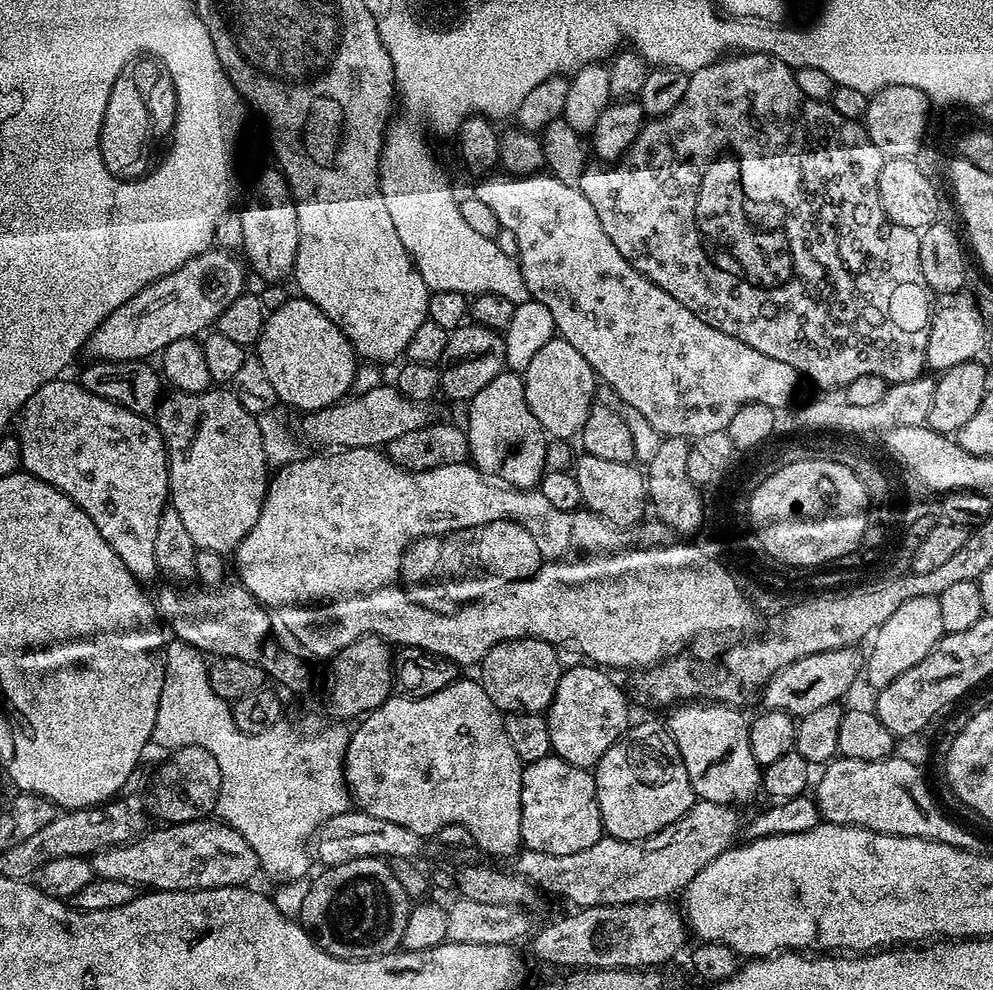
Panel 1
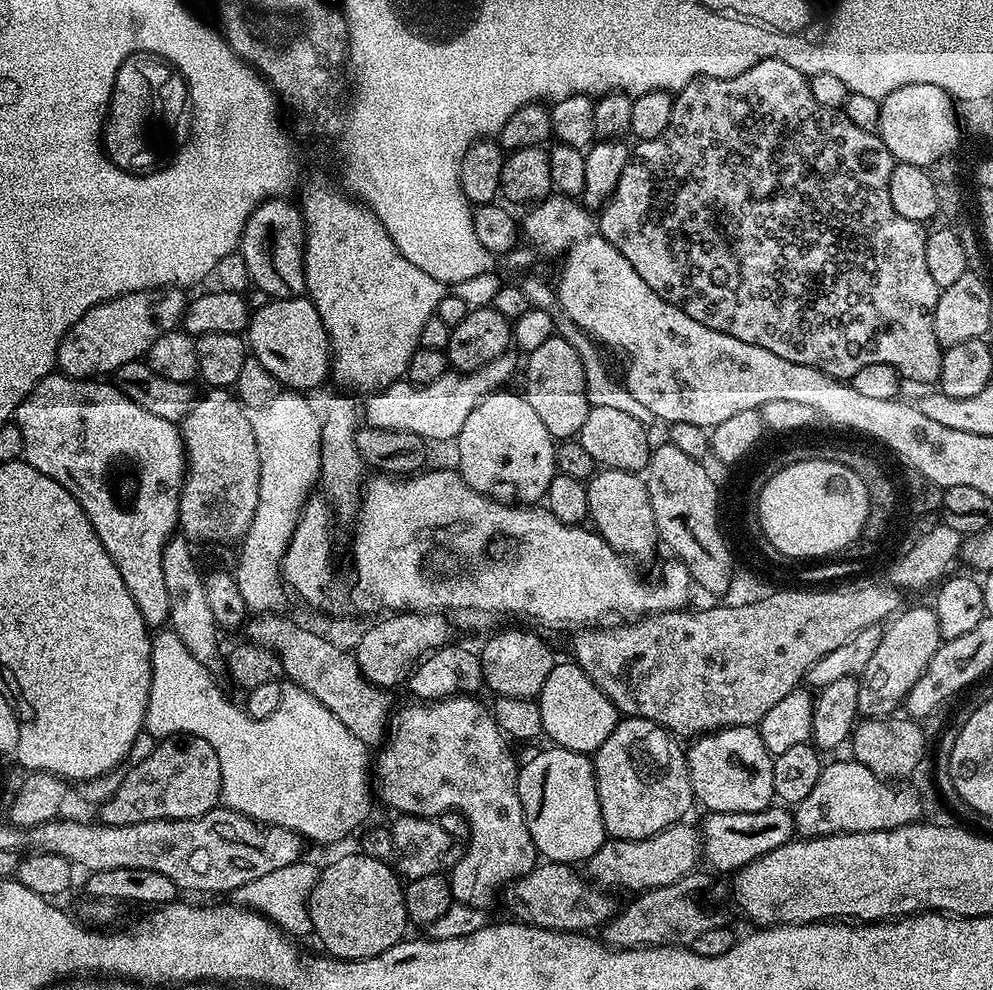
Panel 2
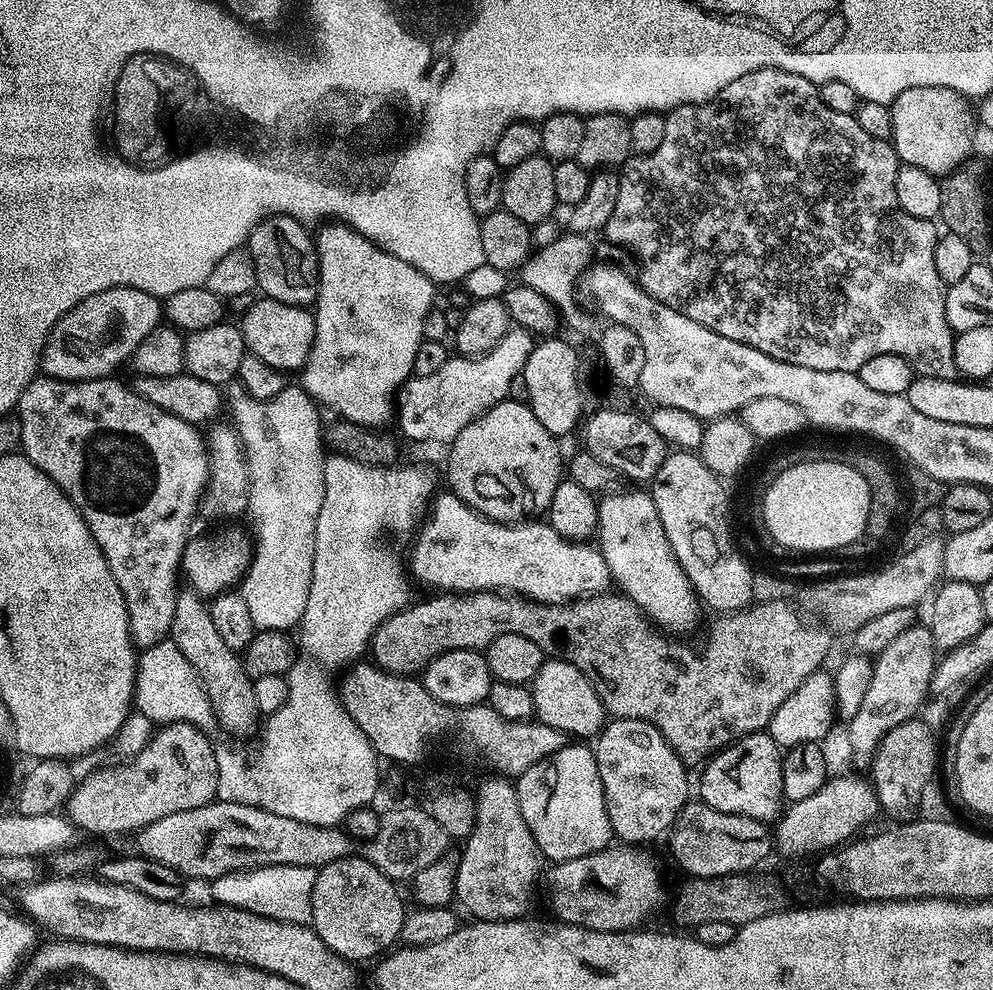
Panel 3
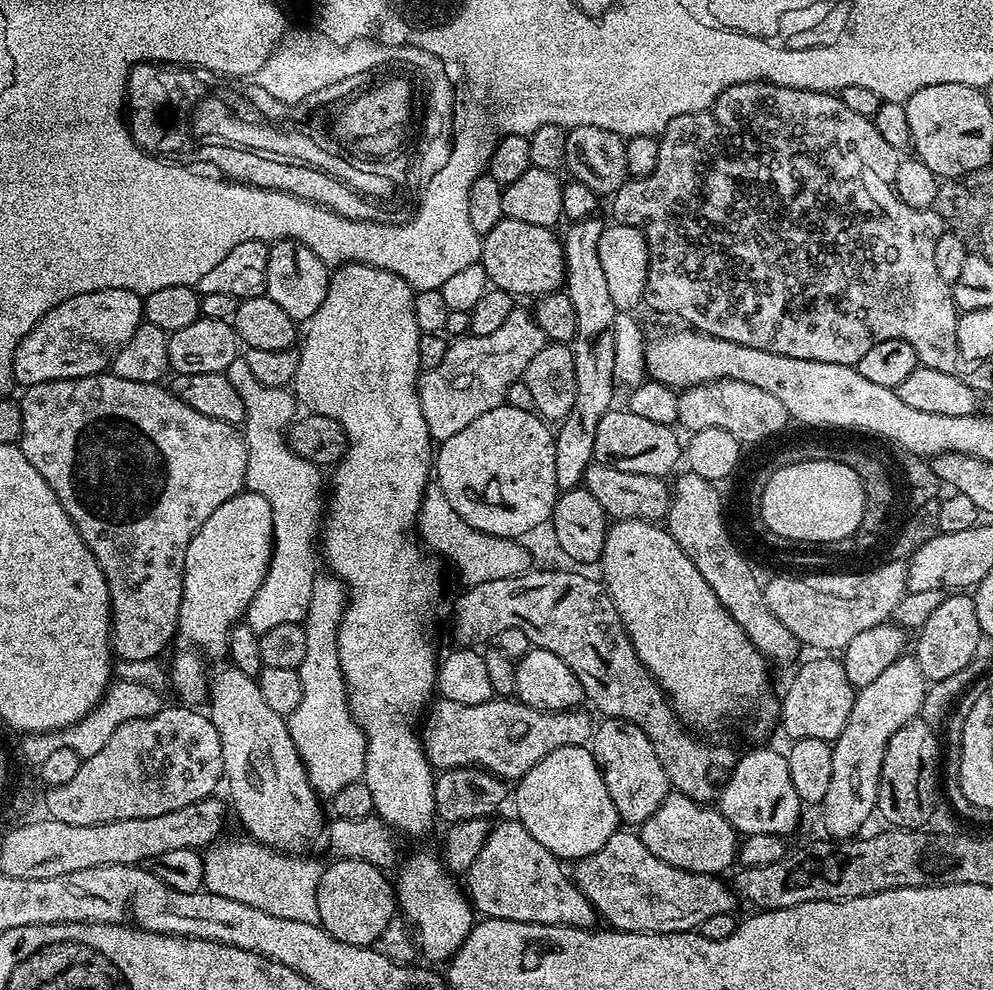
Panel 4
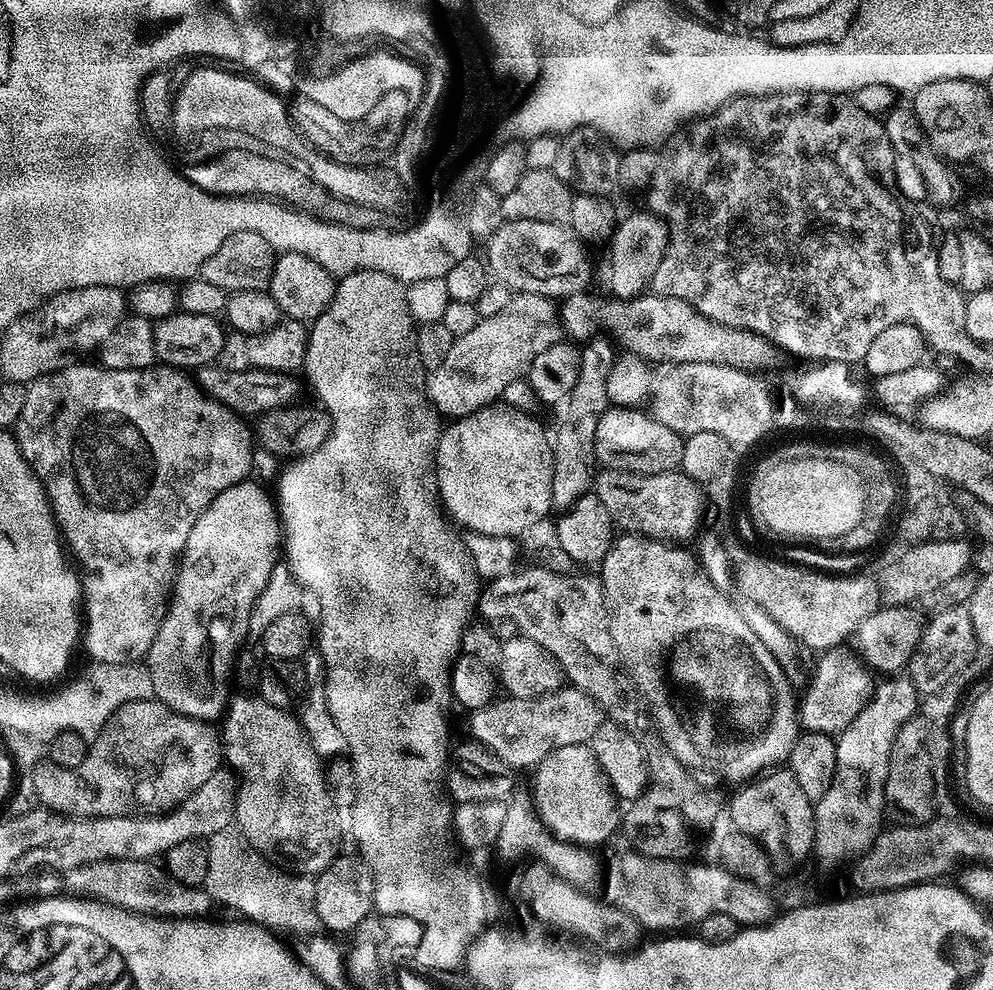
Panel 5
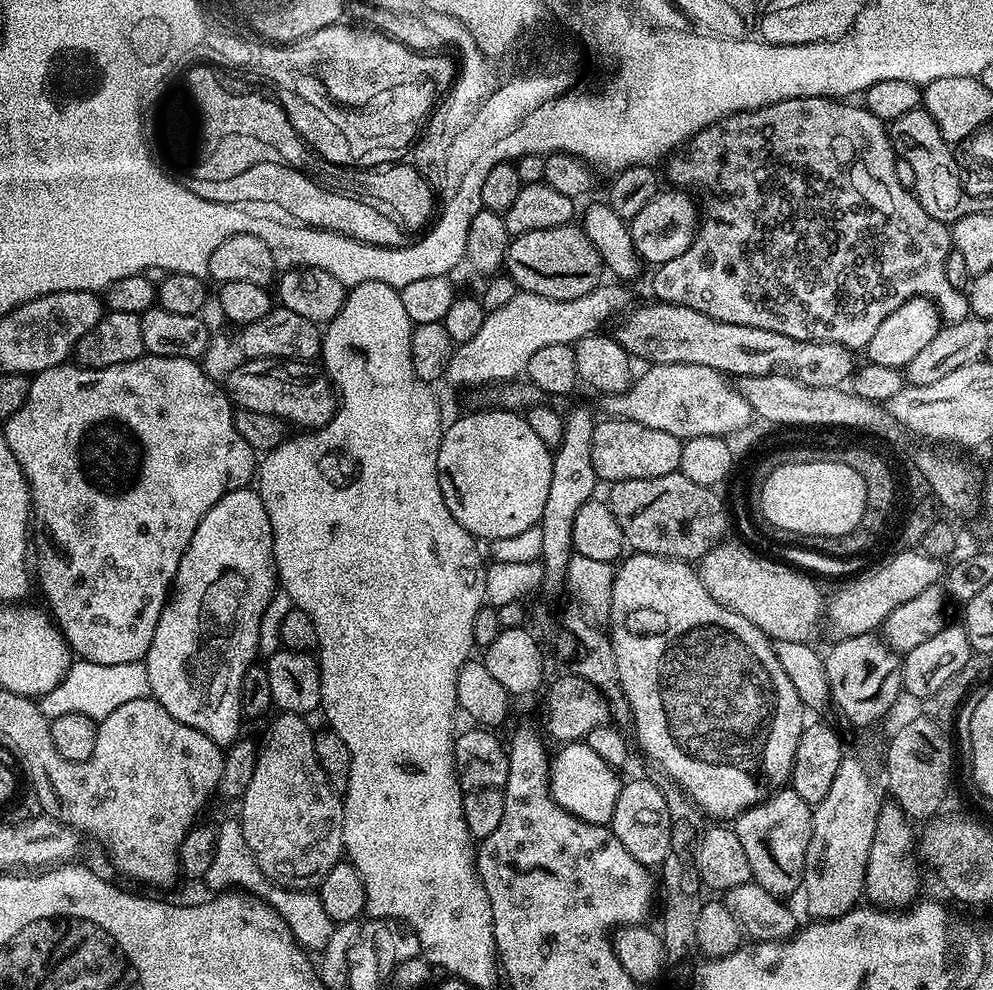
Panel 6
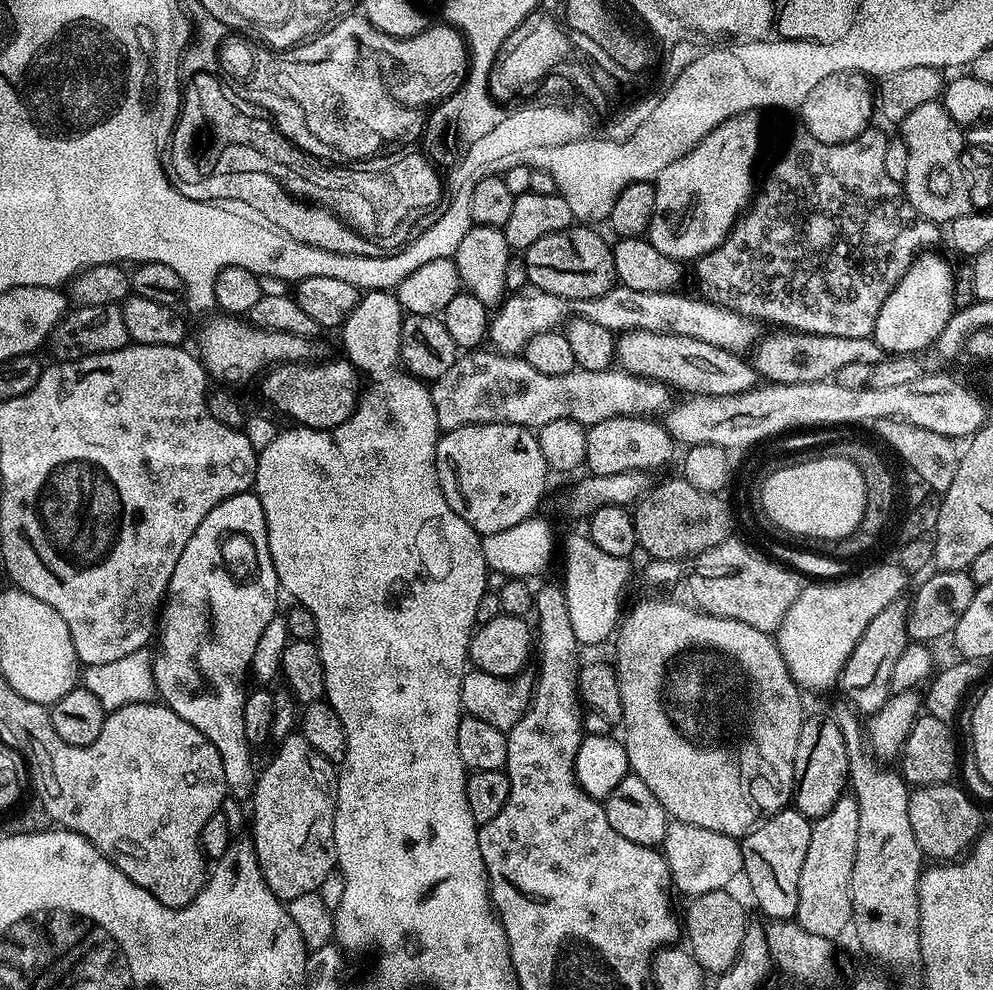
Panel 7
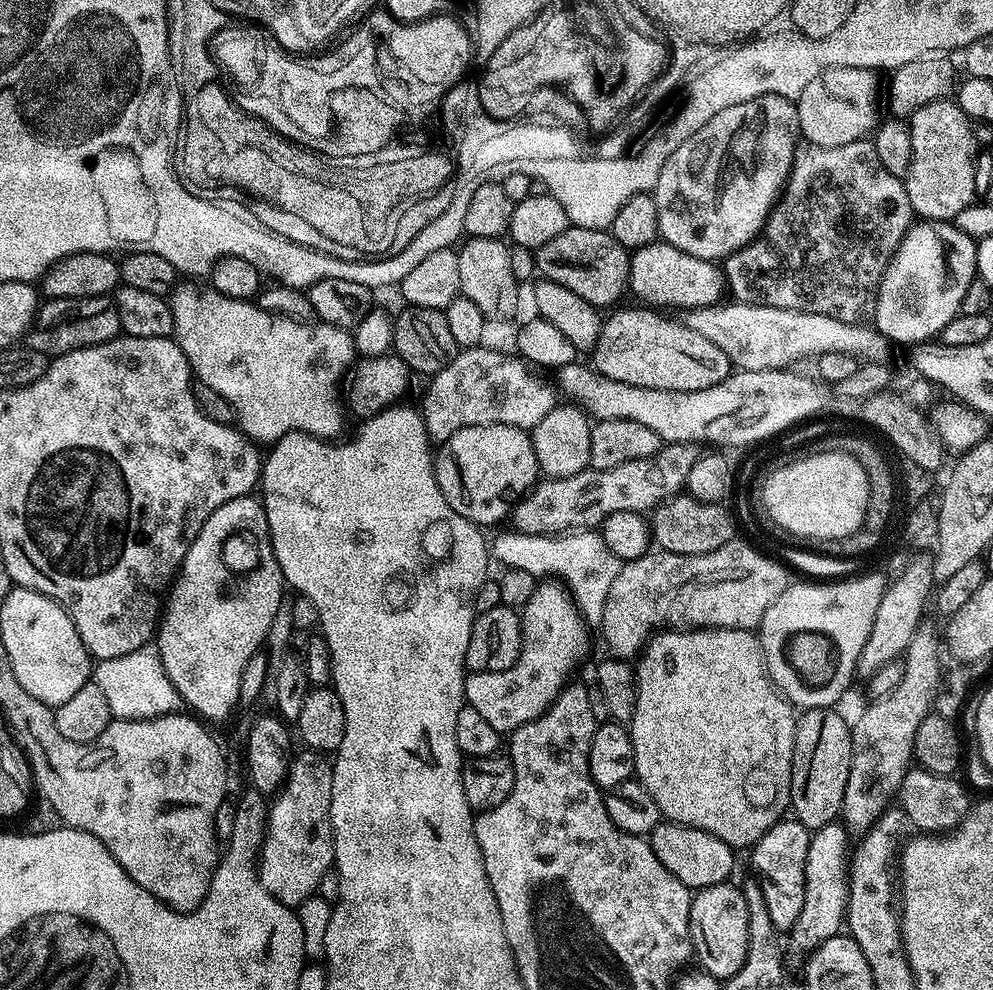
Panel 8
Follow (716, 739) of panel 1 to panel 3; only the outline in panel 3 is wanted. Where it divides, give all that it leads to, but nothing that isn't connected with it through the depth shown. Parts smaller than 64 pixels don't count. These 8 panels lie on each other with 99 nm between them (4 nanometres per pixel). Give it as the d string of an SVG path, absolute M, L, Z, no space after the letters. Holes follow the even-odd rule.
M767 731L743 736L741 740L735 740L715 753L703 765L699 799L719 812L738 814L751 820L775 821L786 804L782 790L783 761L780 745L774 742Z

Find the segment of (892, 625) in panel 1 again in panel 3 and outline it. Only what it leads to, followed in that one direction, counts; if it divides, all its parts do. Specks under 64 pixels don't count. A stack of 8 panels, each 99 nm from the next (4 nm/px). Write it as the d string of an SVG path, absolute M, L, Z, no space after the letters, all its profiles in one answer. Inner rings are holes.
M920 627L902 630L902 634L886 646L886 650L875 653L870 687L866 689L862 710L858 710L858 714L854 714L854 718L846 724L848 744L854 755L865 758L875 756L882 737L894 730L894 726L913 719L929 699L938 652L932 643L931 627Z

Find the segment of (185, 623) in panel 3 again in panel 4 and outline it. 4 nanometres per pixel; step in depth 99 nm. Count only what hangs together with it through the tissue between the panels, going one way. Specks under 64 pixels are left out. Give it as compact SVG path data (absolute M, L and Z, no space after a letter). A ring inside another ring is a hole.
M225 666L225 668L220 668L217 672L213 671L211 673L208 686L208 700L210 703L207 705L206 715L214 722L214 730L218 730L218 738L222 742L222 762L224 763L223 779L226 781L226 788L228 784L229 794L232 795L232 808L236 811L236 816L240 819L241 826L248 831L245 833L247 833L251 839L255 840L257 844L264 844L267 848L276 849L277 852L283 852L285 854L307 853L307 848L310 847L319 836L321 839L322 829L326 824L326 812L324 816L323 810L320 809L320 803L322 803L321 797L313 790L311 782L308 781L308 771L304 768L304 763L300 760L298 750L290 738L287 719L277 714L277 712L271 709L266 701L262 699L262 690L258 690L258 686L253 677L242 674L242 670L231 666Z

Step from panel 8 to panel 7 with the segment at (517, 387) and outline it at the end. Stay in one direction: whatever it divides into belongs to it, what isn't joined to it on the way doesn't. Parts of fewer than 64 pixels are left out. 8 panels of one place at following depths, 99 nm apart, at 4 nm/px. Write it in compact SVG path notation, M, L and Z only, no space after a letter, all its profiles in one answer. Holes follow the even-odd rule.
M468 350L457 355L454 366L442 378L431 381L434 412L438 414L441 429L471 424L517 424L538 430L546 422L558 422L558 418L591 426L615 416L652 418L657 415L655 412L663 413L669 407L669 385L656 379L623 370L595 372L581 368L570 374L541 374L519 355L484 351Z

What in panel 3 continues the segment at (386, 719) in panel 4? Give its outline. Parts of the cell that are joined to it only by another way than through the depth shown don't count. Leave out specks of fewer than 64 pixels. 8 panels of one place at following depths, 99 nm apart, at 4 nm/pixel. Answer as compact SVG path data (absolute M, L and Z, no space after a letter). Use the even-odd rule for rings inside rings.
M328 222L321 228L324 229L320 233L317 231L314 236L316 257L320 259L320 289L314 305L316 333L314 334L314 346L302 369L302 375L304 375L302 386L312 395L312 399L316 401L317 405L323 406L325 409L327 409L326 407L333 408L337 412L337 417L376 430L382 426L379 424L386 423L391 416L393 419L394 401L397 399L400 389L403 388L405 380L412 376L414 354L418 354L418 346L424 339L424 319L428 312L433 311L432 299L435 298L438 288L431 278L422 274L422 270L410 266L410 262L402 262L402 258L394 258L394 254L390 254L385 248L380 248L374 242L370 242L365 236L349 228L347 224Z

